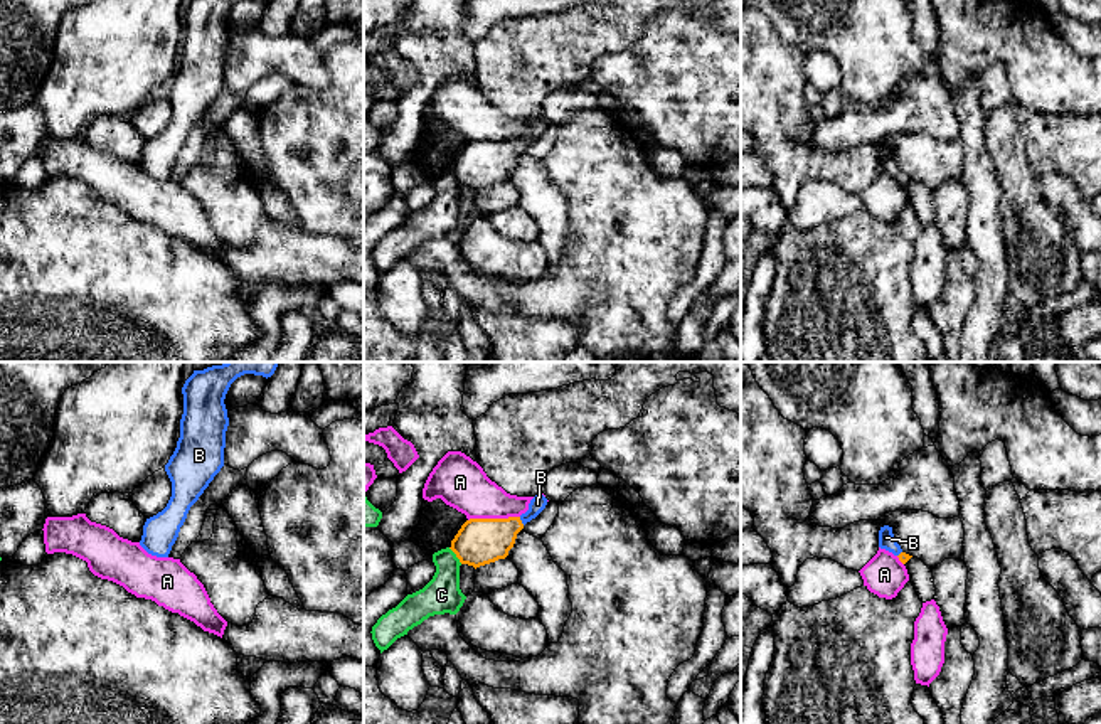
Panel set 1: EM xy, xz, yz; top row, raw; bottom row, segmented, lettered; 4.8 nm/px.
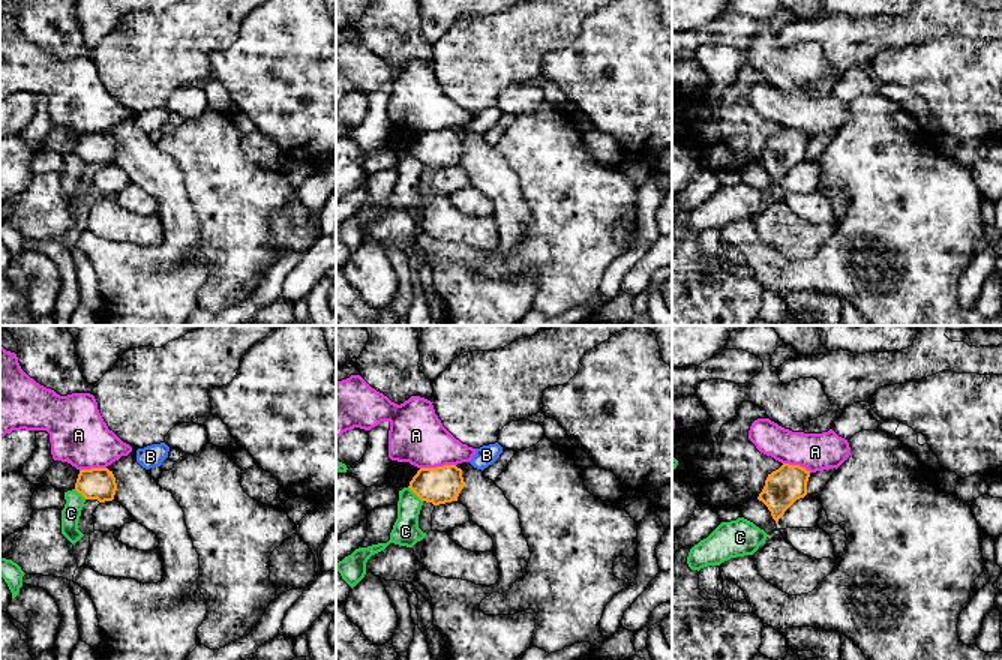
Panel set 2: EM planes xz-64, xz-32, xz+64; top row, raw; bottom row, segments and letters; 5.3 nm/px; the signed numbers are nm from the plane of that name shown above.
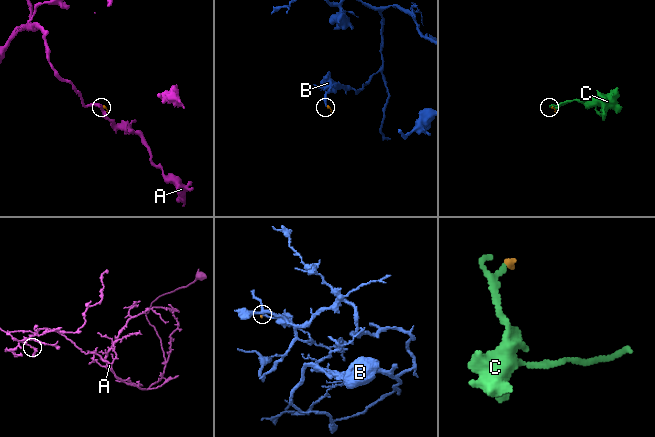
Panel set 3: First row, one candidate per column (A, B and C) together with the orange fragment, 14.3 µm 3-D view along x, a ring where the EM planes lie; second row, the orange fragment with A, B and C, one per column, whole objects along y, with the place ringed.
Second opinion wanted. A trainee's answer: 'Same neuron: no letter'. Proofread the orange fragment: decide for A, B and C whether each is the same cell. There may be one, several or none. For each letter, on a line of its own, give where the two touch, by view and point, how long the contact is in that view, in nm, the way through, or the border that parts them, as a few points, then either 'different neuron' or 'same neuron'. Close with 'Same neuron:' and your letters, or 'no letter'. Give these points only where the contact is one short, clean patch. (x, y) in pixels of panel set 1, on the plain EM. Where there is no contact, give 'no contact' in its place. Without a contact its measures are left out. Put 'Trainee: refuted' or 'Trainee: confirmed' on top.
Trainee: refuted
A: meets orange in xz at (494, 142); contact 240 nm long; different neuron
B: meets orange in xz at (521, 143); contact 50 nm long; runs through xz (480, 164), (492, 162), (521, 143), (537, 127); same neuron
C: meets orange in xz at (457, 179); contact 100 nm long; border along xz (448, 170), (462, 186); different neuron
Same neuron: B

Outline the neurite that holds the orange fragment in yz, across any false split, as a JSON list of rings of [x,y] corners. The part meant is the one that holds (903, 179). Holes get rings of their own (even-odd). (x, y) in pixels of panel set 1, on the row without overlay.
[[[884,148],[879,153],[879,170],[897,178],[902,187],[906,187],[912,180],[901,172],[901,168],[897,167],[897,163],[892,157],[892,150],[889,150],[889,148]]]

